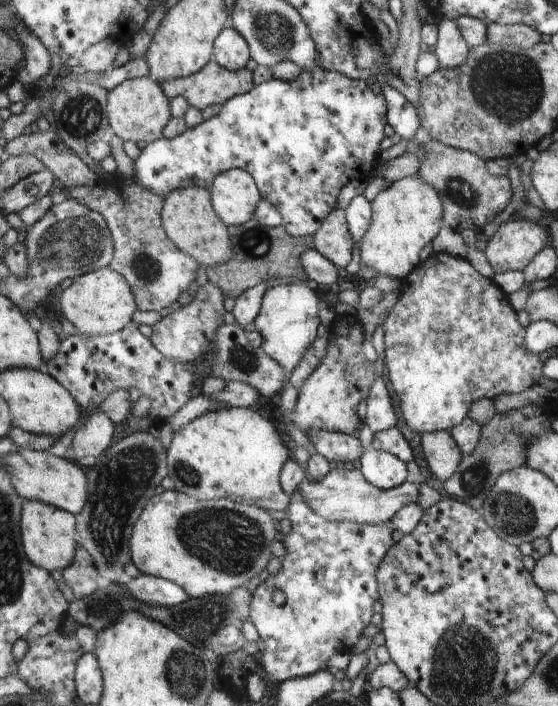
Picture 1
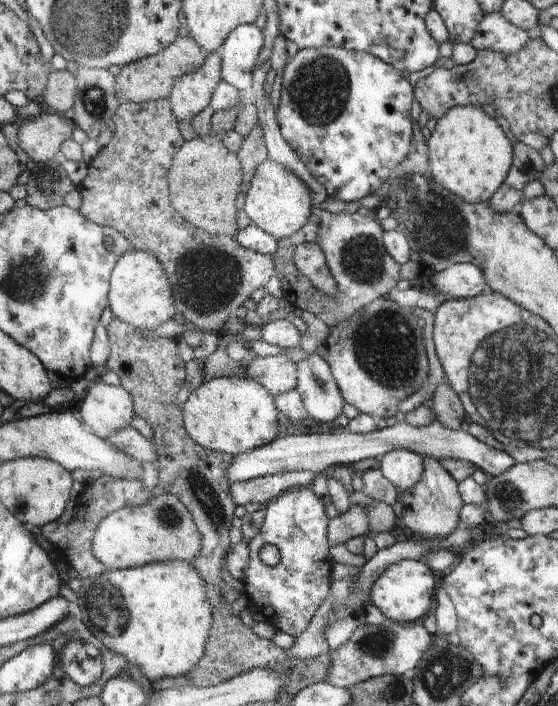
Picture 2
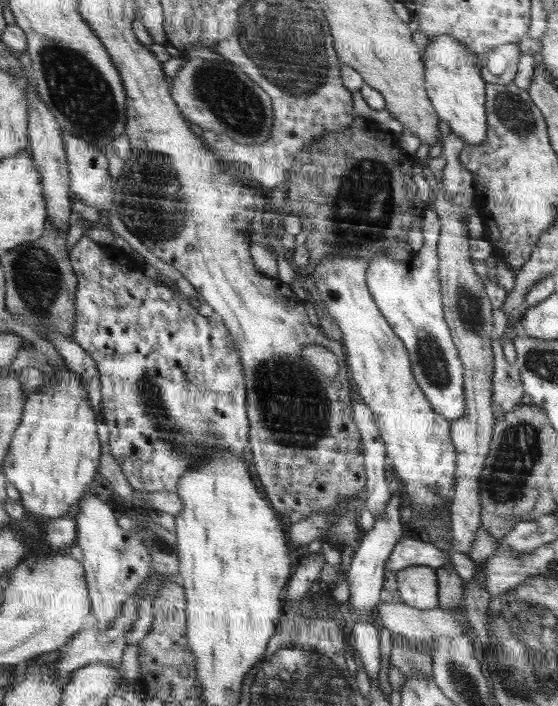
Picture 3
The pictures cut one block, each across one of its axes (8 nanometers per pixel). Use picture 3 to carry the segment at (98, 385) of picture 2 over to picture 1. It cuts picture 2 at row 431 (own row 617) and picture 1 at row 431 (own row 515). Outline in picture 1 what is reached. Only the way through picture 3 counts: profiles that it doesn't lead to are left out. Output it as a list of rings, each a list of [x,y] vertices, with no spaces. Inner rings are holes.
[[[100,410],[86,413],[86,422],[76,432],[69,455],[76,460],[98,457],[113,442],[114,424]]]

